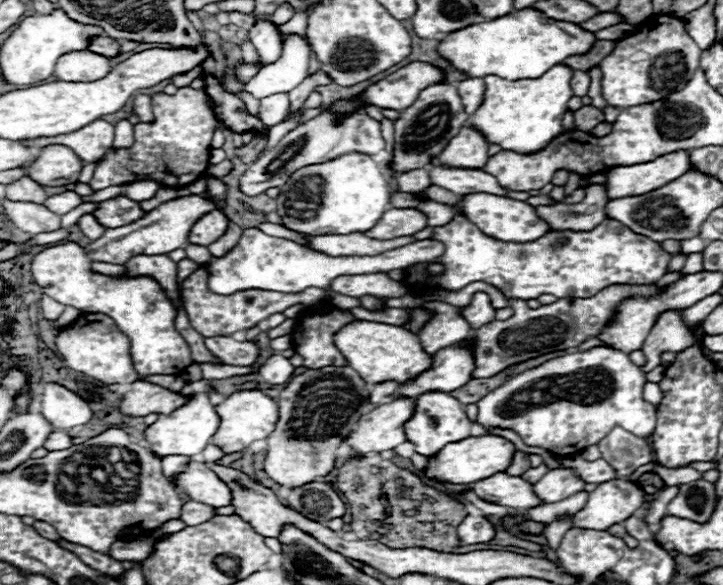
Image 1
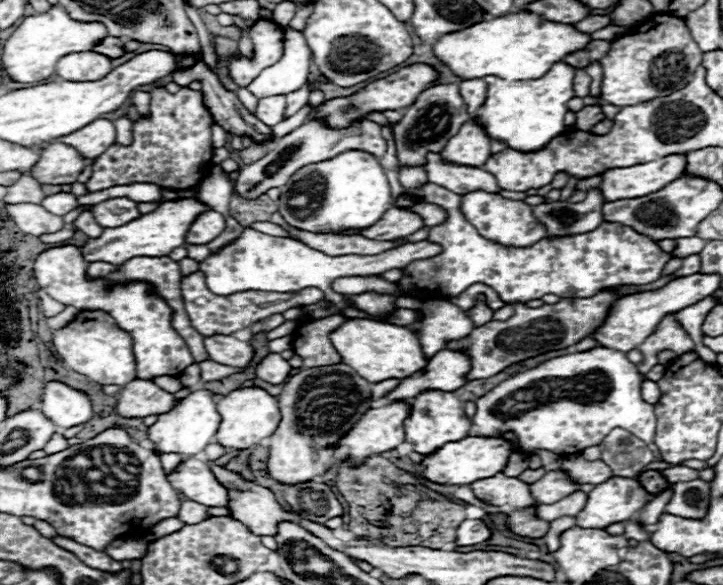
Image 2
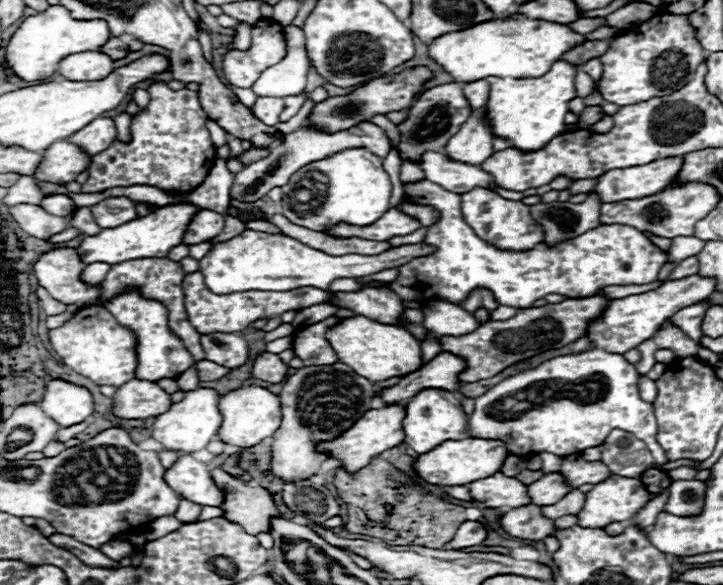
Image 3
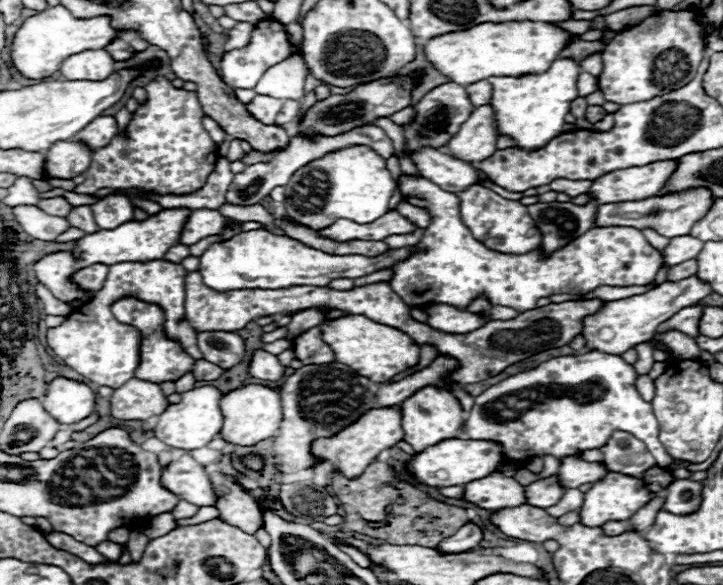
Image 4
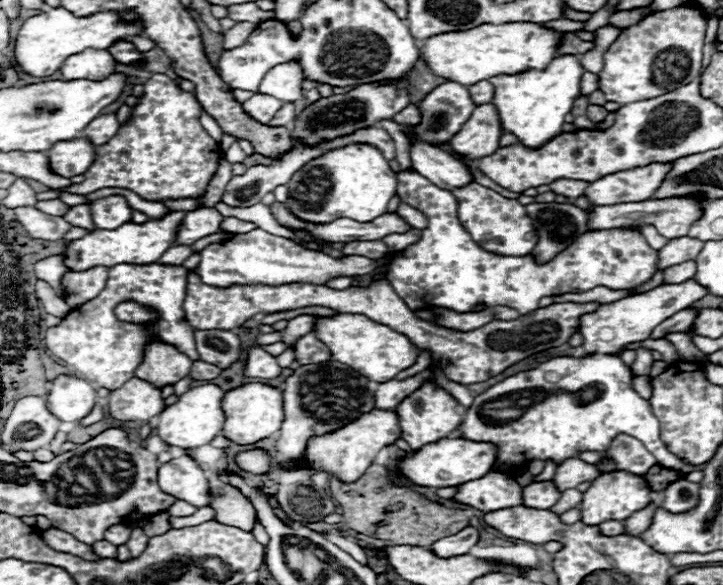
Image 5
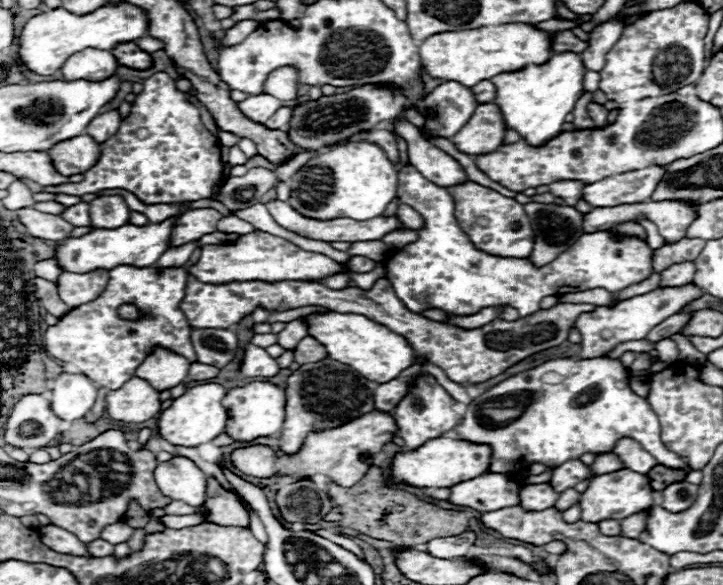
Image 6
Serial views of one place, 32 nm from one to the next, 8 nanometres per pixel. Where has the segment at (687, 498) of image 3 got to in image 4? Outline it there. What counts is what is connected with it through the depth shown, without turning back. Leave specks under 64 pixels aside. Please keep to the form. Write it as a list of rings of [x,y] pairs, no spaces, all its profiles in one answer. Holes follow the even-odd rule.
[[[674,480],[666,488],[664,510],[670,514],[692,514],[702,504],[702,484],[694,480]]]

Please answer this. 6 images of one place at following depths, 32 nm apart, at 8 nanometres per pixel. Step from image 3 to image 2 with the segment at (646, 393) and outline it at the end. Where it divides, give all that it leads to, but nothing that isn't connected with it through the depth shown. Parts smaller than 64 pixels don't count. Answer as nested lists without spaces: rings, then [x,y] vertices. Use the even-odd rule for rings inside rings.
[[[644,380],[644,386],[642,386],[642,398],[650,404],[656,404],[660,400],[660,388],[656,382],[652,380]]]

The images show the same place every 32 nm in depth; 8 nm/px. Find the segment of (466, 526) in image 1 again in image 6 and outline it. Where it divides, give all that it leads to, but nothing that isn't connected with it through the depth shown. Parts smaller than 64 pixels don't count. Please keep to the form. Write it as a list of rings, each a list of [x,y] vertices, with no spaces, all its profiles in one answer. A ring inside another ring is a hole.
[[[464,530],[458,536],[446,536],[428,542],[426,550],[436,558],[458,558],[458,556],[466,556],[474,542],[476,542],[476,534],[472,530]]]

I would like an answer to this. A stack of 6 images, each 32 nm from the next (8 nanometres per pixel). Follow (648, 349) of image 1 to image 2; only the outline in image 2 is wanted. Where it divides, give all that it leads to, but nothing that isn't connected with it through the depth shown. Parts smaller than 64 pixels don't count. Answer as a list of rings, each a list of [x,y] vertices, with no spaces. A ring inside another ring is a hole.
[[[666,314],[656,326],[656,332],[652,332],[640,345],[639,350],[644,354],[644,360],[637,367],[642,374],[646,374],[658,364],[658,352],[672,350],[676,354],[684,354],[692,348],[694,342],[688,332],[678,324],[676,314]]]

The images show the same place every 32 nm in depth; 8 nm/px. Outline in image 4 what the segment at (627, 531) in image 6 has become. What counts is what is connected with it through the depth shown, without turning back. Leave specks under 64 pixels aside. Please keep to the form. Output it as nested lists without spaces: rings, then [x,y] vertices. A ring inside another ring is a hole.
[[[664,496],[662,498],[654,498],[652,502],[648,502],[648,506],[644,506],[644,510],[640,510],[638,514],[632,516],[632,520],[630,520],[632,528],[638,530],[638,532],[642,532],[648,526],[652,526],[656,514],[662,510],[662,504],[664,504]]]

